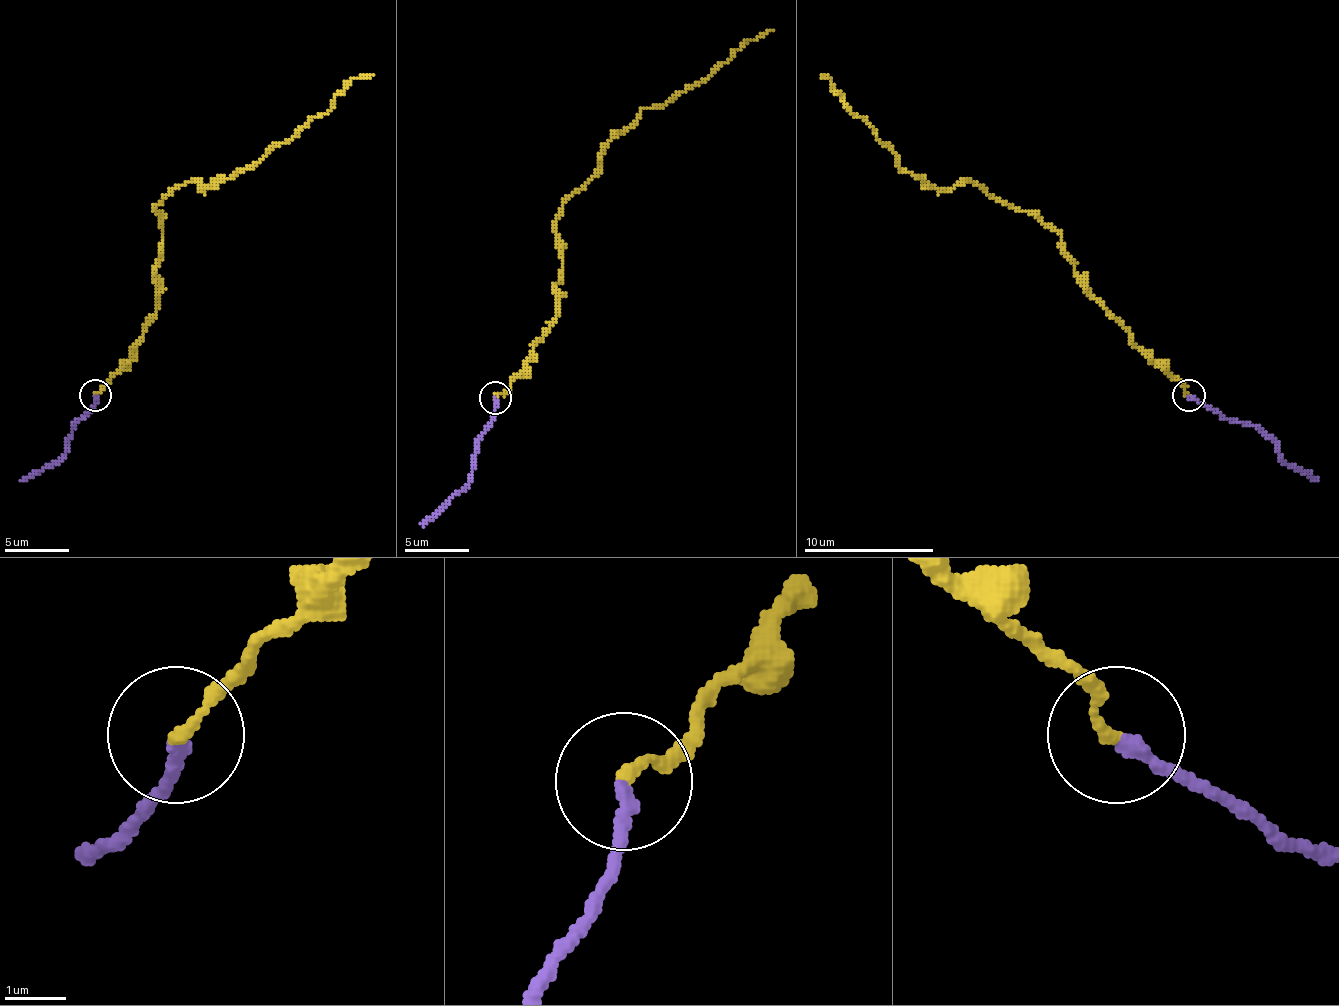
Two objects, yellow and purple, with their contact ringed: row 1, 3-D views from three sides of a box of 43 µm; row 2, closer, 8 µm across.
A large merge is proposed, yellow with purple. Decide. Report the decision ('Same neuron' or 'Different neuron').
Same neuron

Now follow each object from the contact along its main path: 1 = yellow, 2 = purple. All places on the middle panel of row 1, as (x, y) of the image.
1: (494, 397), (556, 316), (562, 205), (588, 183), (611, 140), (640, 111), (663, 108), (773, 30)
2: (494, 397), (494, 413), (478, 436), (475, 465), (468, 484), (420, 523)

